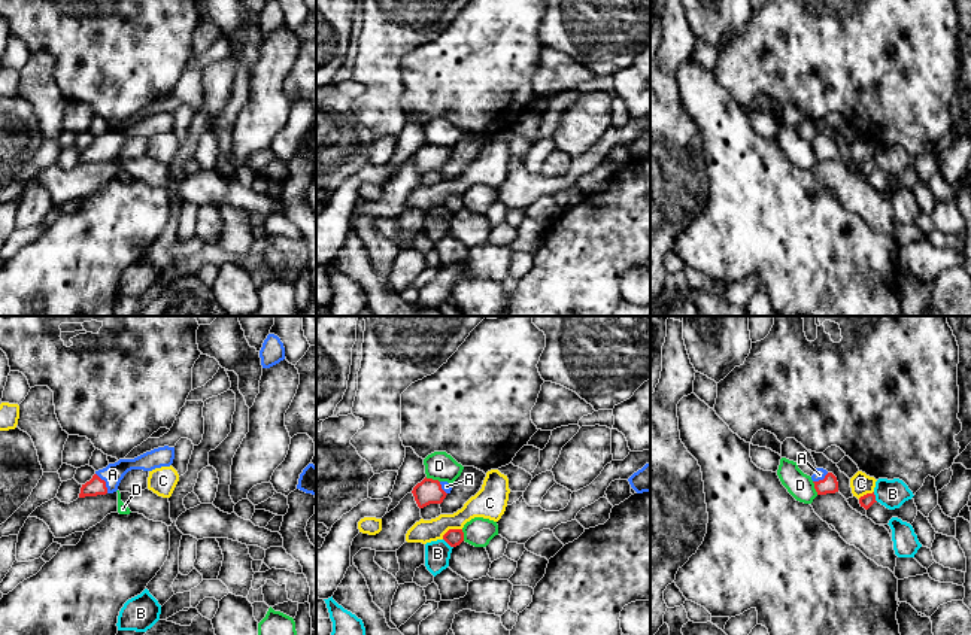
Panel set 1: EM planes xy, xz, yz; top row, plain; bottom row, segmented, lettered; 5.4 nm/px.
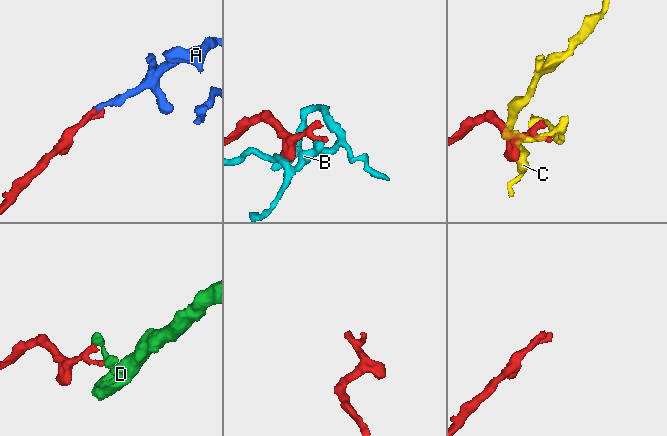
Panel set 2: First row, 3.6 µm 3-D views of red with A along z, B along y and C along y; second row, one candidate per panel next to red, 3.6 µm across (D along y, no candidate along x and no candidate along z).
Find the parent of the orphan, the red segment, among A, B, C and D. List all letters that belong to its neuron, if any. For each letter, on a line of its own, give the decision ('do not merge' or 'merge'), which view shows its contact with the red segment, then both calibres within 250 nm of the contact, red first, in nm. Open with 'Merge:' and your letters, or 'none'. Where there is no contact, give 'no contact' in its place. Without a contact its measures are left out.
Merge: A
A: merge; contact in xy; calibres 100 and 110 nm
B: do not merge; contact in xz; calibres 100 and 140 nm
C: do not merge; contact in xz; calibres 100 and 170 nm
D: do not merge; contact in xz; calibres 140 and 160 nm

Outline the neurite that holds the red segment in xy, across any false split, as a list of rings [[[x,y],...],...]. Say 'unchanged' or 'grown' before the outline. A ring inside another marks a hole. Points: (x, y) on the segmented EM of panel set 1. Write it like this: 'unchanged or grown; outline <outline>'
grown; outline [[[158,447],[134,459],[119,459],[106,468],[95,471],[92,478],[82,484],[79,498],[113,493],[124,476],[131,470],[152,471],[161,467],[170,467],[175,459],[175,447]]]

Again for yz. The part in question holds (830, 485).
grown; outline [[[816,468],[814,474],[811,476],[811,480],[814,483],[814,489],[816,489],[817,495],[838,492],[837,477],[823,468]]]

